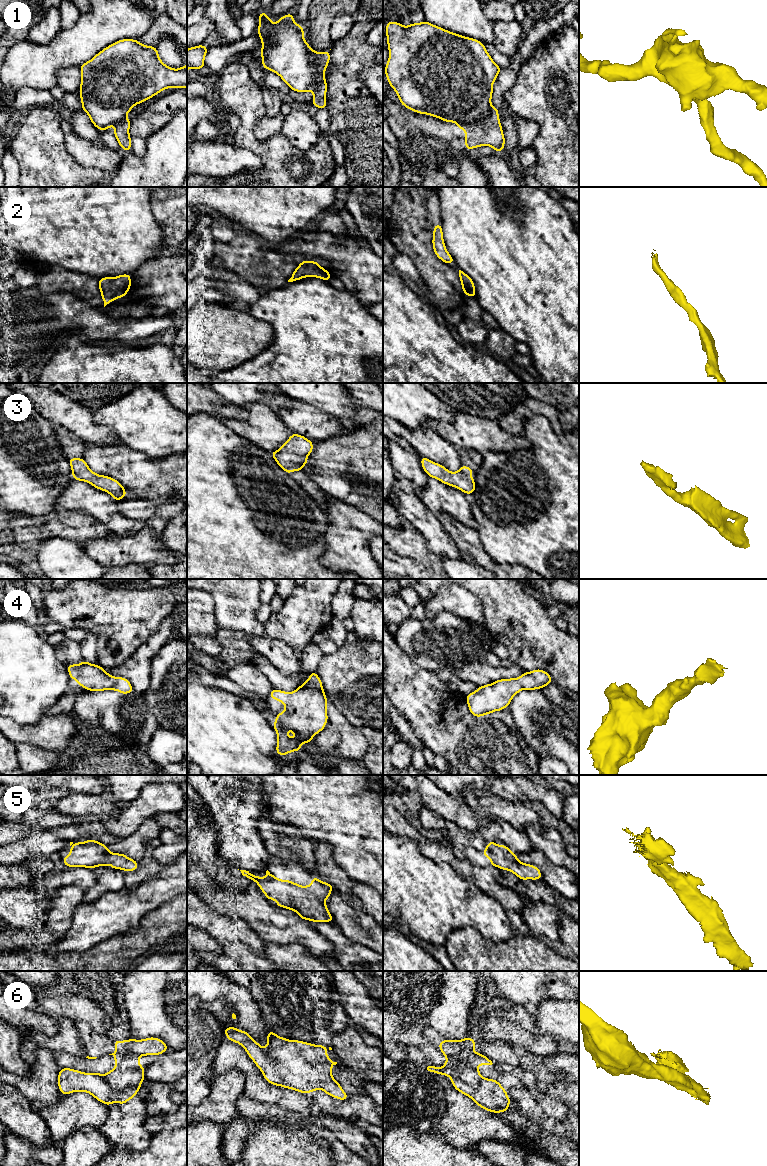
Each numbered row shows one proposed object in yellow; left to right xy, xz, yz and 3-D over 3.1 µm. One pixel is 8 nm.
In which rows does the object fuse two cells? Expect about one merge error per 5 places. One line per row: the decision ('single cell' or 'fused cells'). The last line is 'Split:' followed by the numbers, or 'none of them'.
1: fused cells
2: single cell
3: single cell
4: single cell
5: single cell
6: single cell
Split: 1

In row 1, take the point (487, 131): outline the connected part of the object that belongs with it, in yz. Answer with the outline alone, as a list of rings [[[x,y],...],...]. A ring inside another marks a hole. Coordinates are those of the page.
[[[492,107],[490,113],[479,120],[466,124],[457,124],[458,129],[465,131],[465,148],[470,150],[480,146],[490,146],[496,152],[502,152],[505,137],[498,114],[498,107]]]

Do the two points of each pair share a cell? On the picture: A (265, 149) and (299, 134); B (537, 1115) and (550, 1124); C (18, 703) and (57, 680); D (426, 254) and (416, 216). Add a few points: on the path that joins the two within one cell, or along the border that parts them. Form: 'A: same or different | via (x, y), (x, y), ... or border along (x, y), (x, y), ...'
A: different | border along (281, 133), (292, 145), (308, 150)
B: same | via (540, 1118), (547, 1123)
C: same | via (28, 693), (41, 680), (47, 680)
D: same | via (419, 245), (416, 225)

